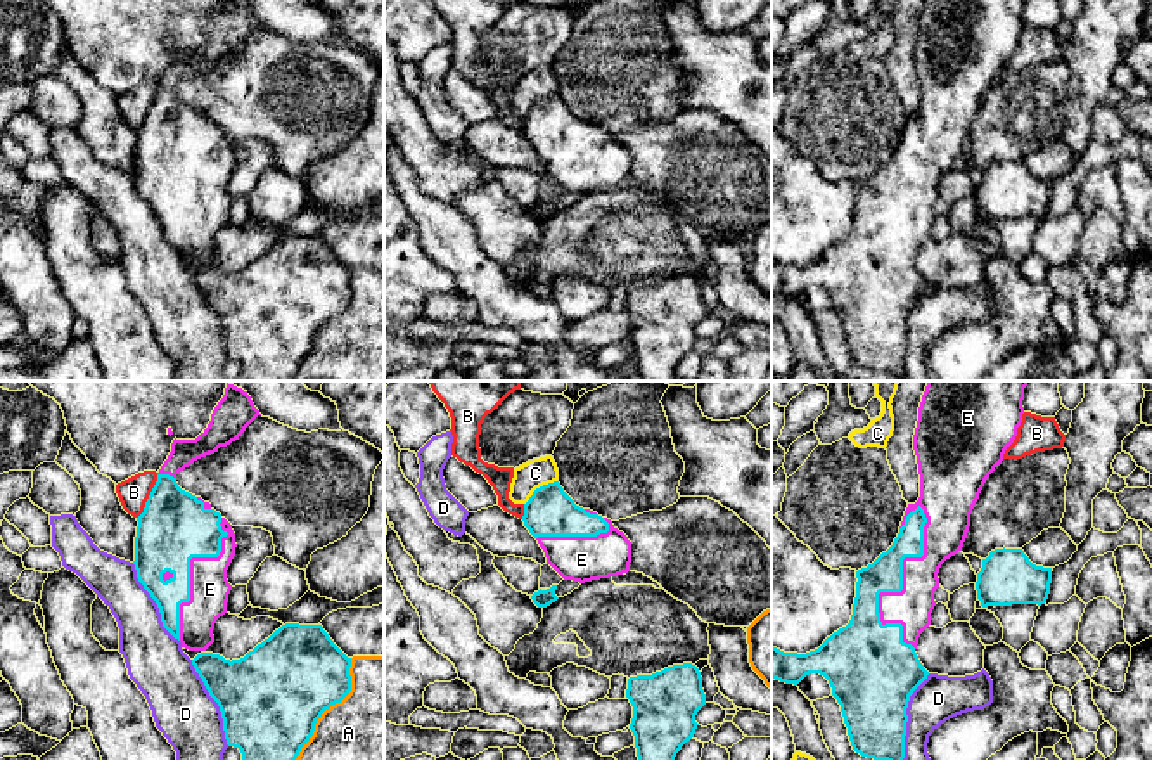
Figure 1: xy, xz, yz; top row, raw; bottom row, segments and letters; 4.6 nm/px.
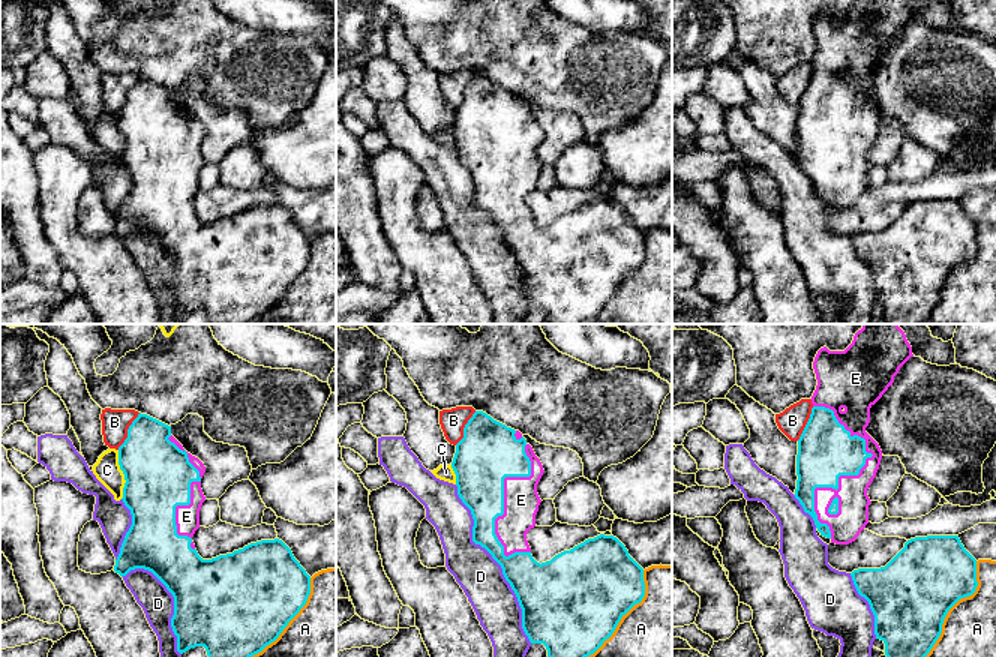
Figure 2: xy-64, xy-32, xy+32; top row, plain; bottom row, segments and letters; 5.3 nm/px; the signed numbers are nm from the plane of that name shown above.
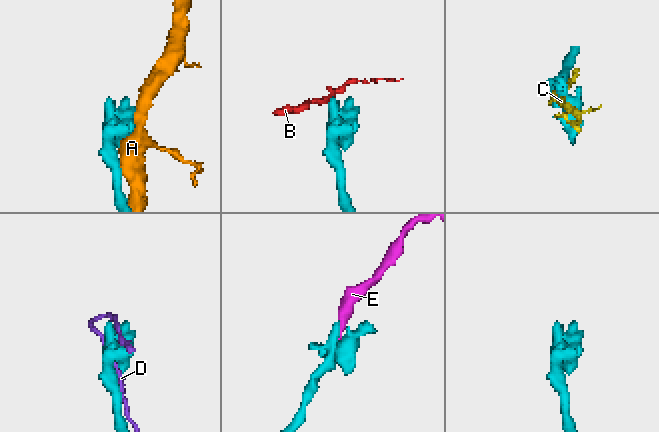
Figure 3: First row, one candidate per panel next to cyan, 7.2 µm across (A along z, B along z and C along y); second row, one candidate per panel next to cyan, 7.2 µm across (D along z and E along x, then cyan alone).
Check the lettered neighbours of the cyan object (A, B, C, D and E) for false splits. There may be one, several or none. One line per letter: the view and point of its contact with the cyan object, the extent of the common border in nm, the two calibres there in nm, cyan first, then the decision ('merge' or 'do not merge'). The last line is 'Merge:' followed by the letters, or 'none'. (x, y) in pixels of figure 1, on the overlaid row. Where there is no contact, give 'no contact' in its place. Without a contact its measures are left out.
A: xy (329, 707) | 550 nm | 440/380 nm | do not merge
B: xy (149, 497) | 220 nm | 320/140 nm | do not merge
C: xz (540, 487) | 190 nm | 220/130 nm | do not merge
D: xy (217, 702) | 440 nm | 480/280 nm | do not merge
E: yz (902, 587) | 650 nm | 160/180 nm | merge
Merge: E

